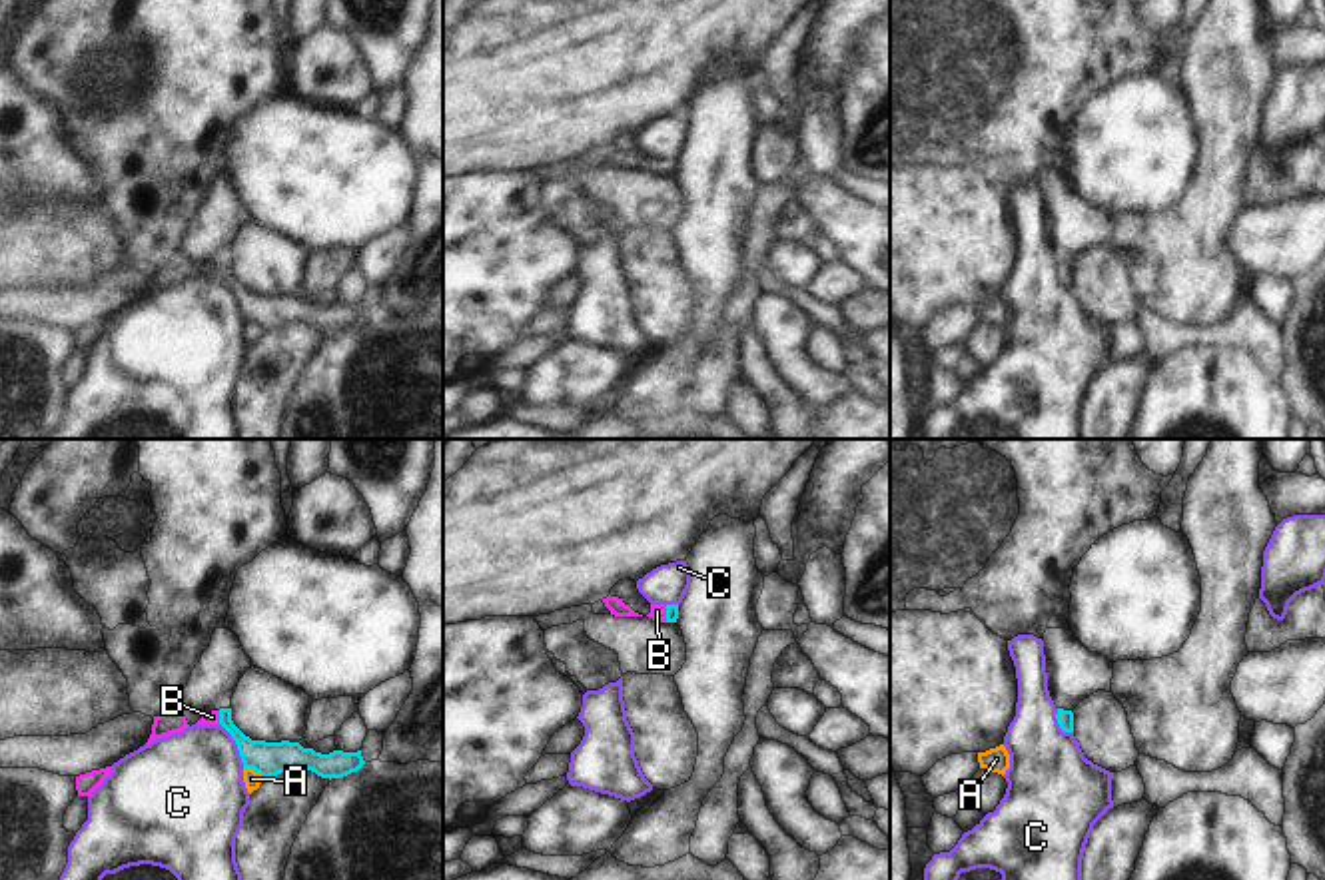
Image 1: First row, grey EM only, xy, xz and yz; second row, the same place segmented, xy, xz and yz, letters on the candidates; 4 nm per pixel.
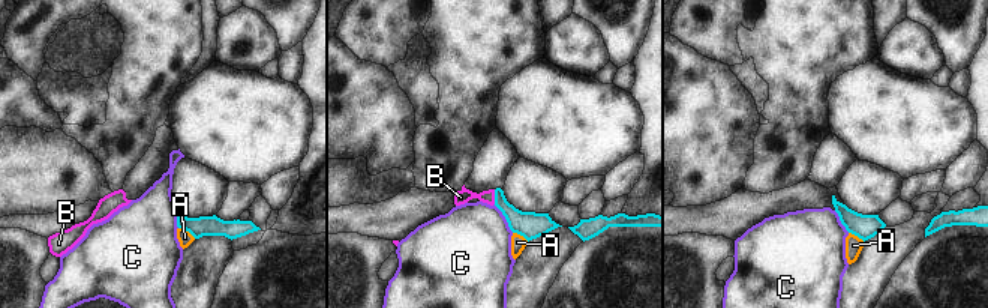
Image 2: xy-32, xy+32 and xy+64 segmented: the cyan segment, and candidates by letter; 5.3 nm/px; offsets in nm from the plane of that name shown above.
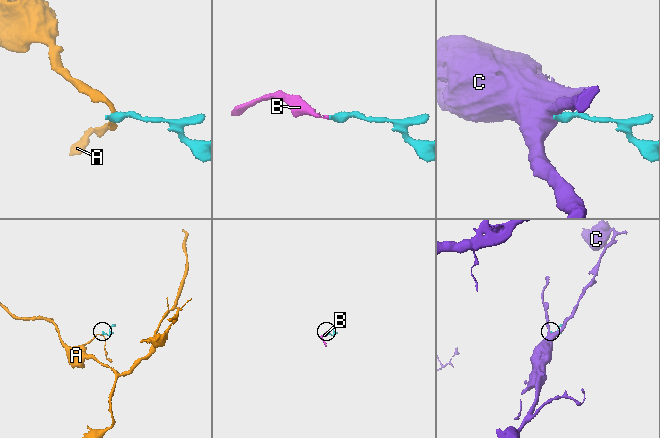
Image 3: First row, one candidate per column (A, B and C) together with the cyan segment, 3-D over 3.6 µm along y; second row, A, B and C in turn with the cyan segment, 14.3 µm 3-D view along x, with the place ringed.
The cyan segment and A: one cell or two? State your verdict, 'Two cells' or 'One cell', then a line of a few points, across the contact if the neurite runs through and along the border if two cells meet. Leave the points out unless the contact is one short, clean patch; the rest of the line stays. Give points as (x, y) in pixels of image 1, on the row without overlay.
Two cells. Line: xy (244, 320), (250, 320), (264, 332)

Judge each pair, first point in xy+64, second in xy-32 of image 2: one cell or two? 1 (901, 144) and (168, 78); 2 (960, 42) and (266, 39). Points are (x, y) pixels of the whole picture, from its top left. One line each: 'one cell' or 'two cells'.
1: two cells
2: two cells

